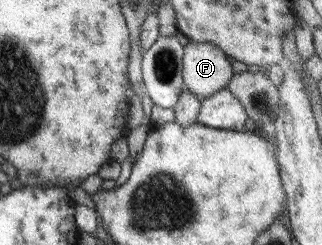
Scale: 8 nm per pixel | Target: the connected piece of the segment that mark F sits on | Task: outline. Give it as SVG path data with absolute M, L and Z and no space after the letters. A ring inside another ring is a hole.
M189 41L184 49L185 89L203 99L227 87L234 73L228 56L218 46Z

